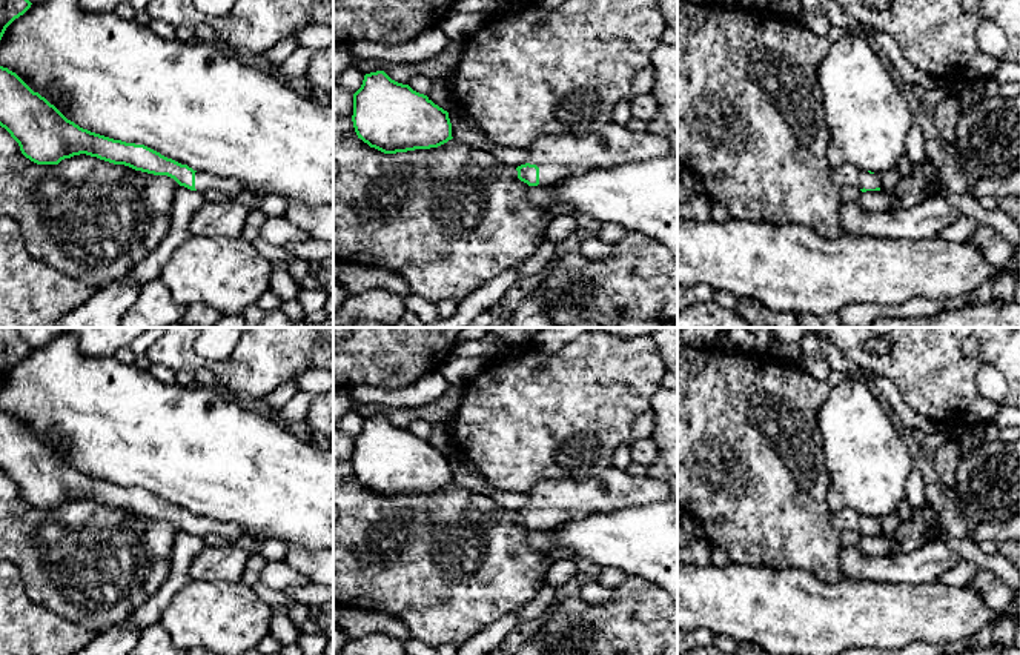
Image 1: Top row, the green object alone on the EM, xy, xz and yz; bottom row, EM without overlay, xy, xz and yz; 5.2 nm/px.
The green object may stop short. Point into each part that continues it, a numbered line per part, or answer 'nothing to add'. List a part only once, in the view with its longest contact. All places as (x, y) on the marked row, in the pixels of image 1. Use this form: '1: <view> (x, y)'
1: xz (556, 156)

